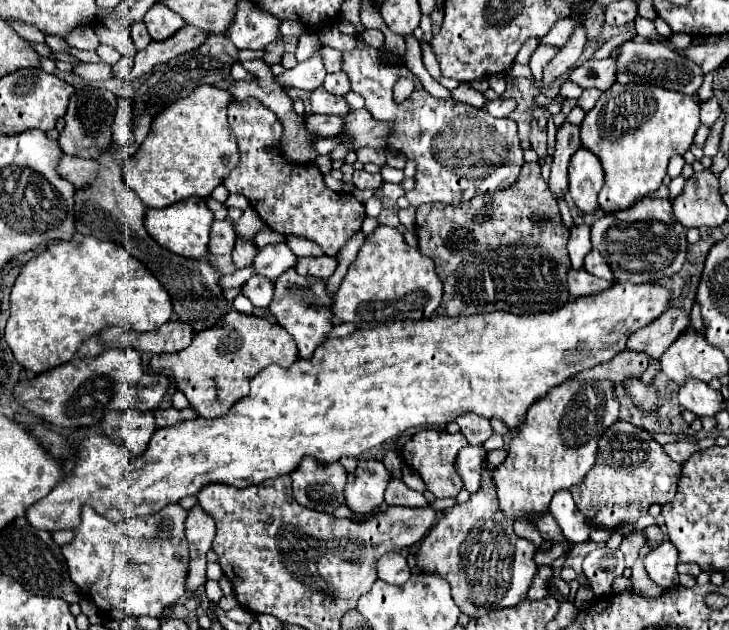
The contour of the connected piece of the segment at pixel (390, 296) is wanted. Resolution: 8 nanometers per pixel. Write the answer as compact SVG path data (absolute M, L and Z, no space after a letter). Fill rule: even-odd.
M378 226L360 248L356 260L348 266L348 272L342 280L342 284L336 290L332 310L334 316L342 322L352 322L356 328L372 328L390 324L396 320L422 320L430 318L434 310L440 306L442 300L442 282L436 274L436 264L426 254L420 254L418 248L412 248L406 244L404 236L396 228Z

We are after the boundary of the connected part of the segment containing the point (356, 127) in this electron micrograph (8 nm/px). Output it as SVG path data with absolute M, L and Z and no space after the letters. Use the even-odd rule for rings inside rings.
M352 110L344 118L344 130L338 134L340 142L328 154L330 160L344 160L348 152L360 148L384 148L388 126L372 120L368 110Z

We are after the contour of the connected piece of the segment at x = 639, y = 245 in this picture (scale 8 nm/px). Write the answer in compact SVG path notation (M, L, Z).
M642 198L628 210L618 210L596 220L592 224L592 246L610 264L616 280L646 284L676 274L686 260L688 242L684 226L672 214L670 200Z

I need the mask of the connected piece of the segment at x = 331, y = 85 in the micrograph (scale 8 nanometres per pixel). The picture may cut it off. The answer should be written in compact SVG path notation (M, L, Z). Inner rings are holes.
M344 72L326 74L322 88L326 88L334 96L344 96L344 94L350 92L350 82L348 82L348 76Z

